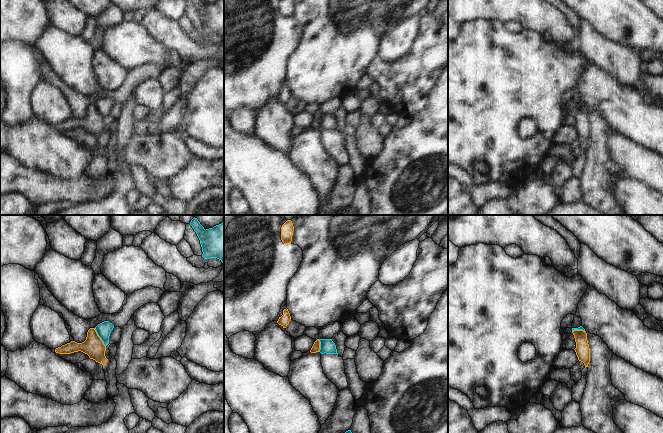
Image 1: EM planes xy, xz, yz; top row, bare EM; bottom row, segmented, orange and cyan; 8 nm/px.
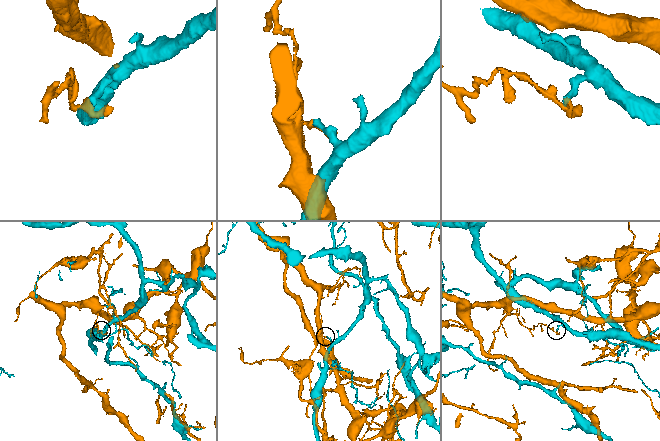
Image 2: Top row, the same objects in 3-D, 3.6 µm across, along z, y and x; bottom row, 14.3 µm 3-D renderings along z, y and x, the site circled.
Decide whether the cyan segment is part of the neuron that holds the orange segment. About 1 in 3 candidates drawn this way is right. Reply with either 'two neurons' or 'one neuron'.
two neurons

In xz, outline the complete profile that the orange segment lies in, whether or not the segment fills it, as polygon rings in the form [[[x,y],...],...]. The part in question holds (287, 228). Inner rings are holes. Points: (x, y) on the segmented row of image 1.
[[[287,220],[281,227],[281,240],[284,244],[292,241],[294,226],[291,220]]]

